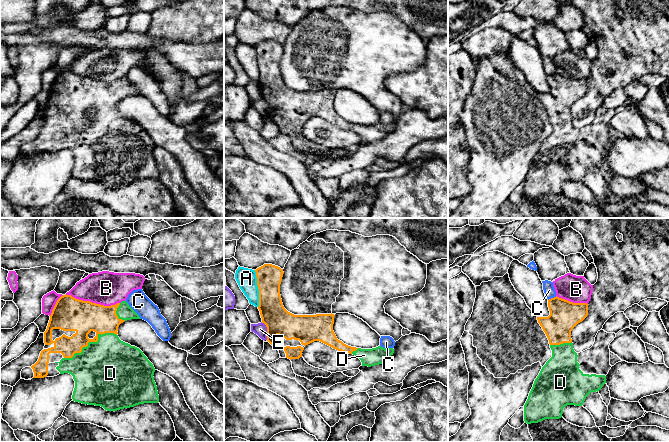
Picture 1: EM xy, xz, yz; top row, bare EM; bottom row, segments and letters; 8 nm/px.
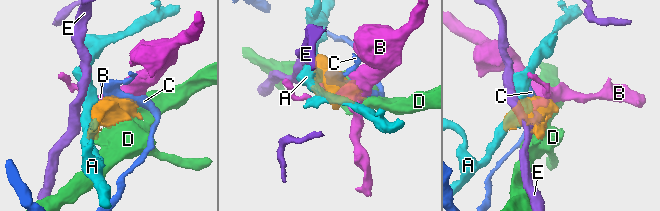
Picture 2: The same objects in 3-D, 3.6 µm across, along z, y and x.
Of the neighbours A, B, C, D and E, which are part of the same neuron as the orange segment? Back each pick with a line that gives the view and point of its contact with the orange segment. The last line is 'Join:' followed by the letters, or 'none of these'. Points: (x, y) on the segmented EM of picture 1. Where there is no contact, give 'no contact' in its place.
D: meets orange in xy at (90, 341)
Join: D

